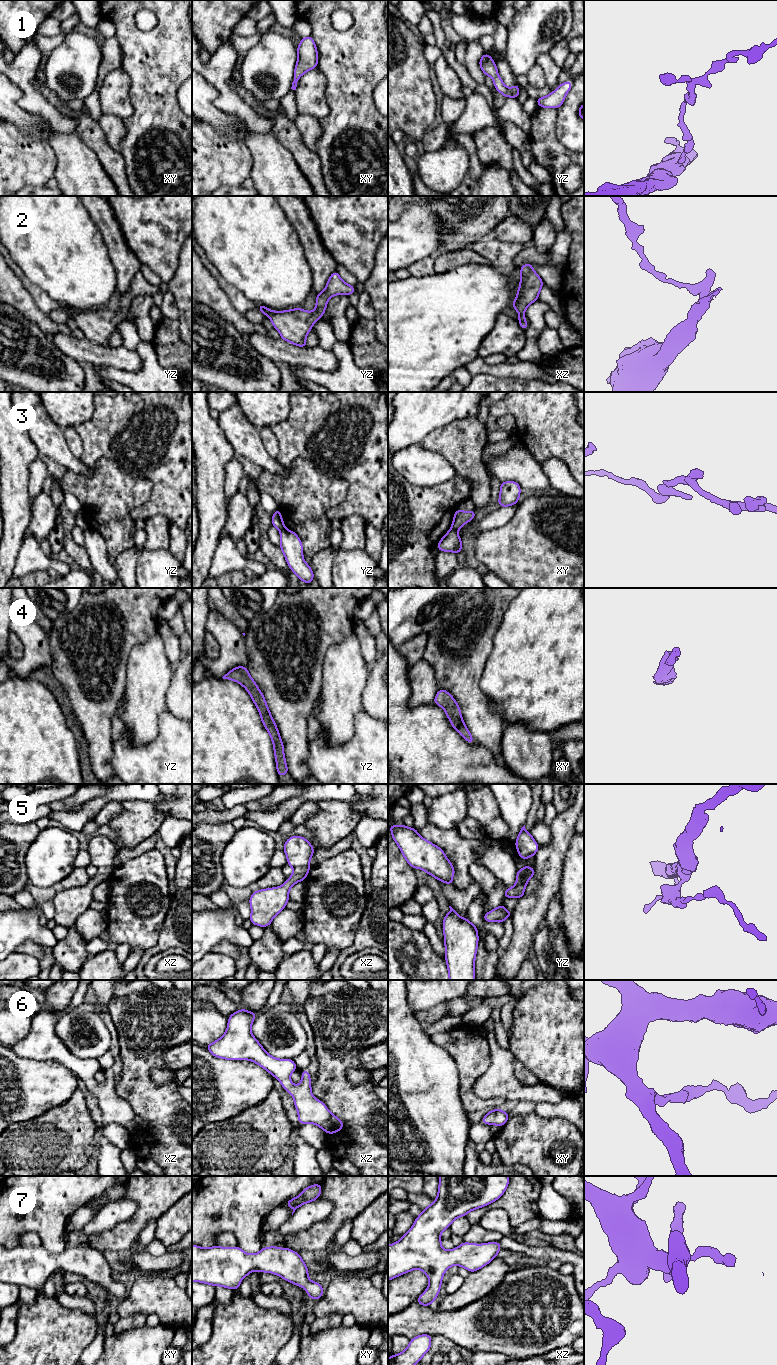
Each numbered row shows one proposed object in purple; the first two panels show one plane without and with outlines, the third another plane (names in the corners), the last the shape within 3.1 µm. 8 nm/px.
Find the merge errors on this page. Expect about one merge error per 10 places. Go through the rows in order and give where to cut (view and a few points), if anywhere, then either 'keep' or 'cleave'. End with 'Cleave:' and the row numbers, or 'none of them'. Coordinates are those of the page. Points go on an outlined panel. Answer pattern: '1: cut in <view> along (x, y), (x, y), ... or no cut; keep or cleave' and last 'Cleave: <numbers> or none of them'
1: no cut; keep
2: no cut; keep
3: cut in xy along (451, 527), (456, 531); cleave
4: no cut; keep
5: no cut; keep
6: no cut; keep
7: no cut; keep
Cleave: 3

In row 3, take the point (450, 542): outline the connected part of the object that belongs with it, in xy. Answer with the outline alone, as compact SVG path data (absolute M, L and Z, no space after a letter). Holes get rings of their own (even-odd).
M451 528L438 542L437 546L439 552L455 552L458 555L462 550L462 540L458 532Z

